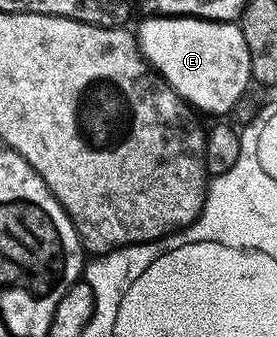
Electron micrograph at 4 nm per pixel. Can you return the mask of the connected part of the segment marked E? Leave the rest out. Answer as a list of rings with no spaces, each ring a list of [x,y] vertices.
[[[147,16],[144,17],[144,22],[140,24],[137,29],[137,37],[139,39],[140,51],[149,63],[150,69],[158,73],[160,78],[166,80],[171,85],[175,93],[181,95],[187,101],[187,105],[194,108],[196,111],[207,114],[219,114],[215,116],[227,116],[231,109],[238,104],[243,98],[243,93],[247,90],[247,85],[252,85],[253,79],[251,77],[251,61],[249,60],[249,48],[245,44],[245,36],[243,29],[235,22],[210,22],[207,18],[177,18],[174,16]]]

